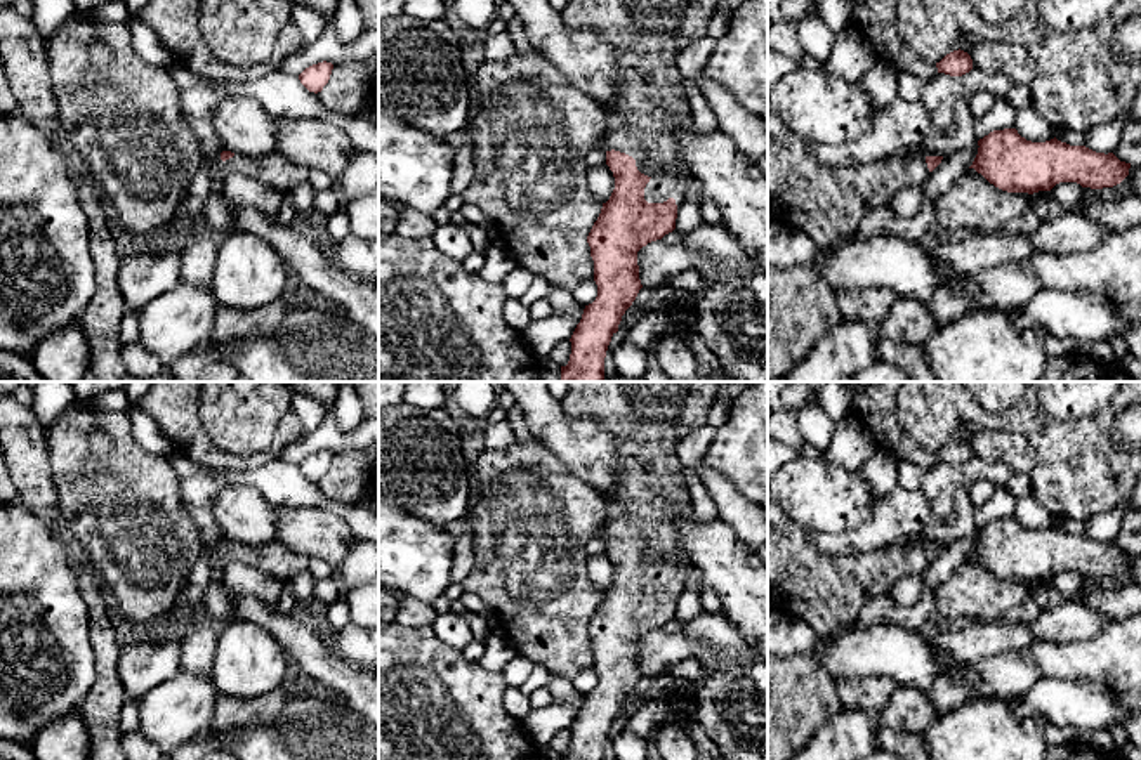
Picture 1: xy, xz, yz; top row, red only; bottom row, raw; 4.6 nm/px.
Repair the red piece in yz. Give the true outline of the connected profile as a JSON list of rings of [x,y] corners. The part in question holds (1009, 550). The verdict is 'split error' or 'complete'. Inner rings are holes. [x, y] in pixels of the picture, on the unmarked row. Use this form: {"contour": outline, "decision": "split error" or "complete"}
{"contour": [[[1016,517],[993,519],[978,529],[978,543],[969,557],[1007,581],[1051,580],[1059,571],[1103,578],[1120,573],[1131,552],[1113,541],[1096,541],[1085,534],[1070,534],[1056,526],[1032,531]]], "decision": "complete"}

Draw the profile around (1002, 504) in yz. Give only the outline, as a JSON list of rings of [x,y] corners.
[[[995,486],[992,496],[976,510],[978,527],[993,519],[1014,517],[1016,500],[1007,486]]]

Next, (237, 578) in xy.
[[[234,562],[222,569],[221,588],[226,595],[254,595],[269,606],[278,606],[283,583],[255,567]]]

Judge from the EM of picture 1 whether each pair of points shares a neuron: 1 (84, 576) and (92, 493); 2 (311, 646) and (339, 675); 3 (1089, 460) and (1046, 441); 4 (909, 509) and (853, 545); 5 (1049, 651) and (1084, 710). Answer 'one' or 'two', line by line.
1: two
2: one
3: one
4: one
5: two

